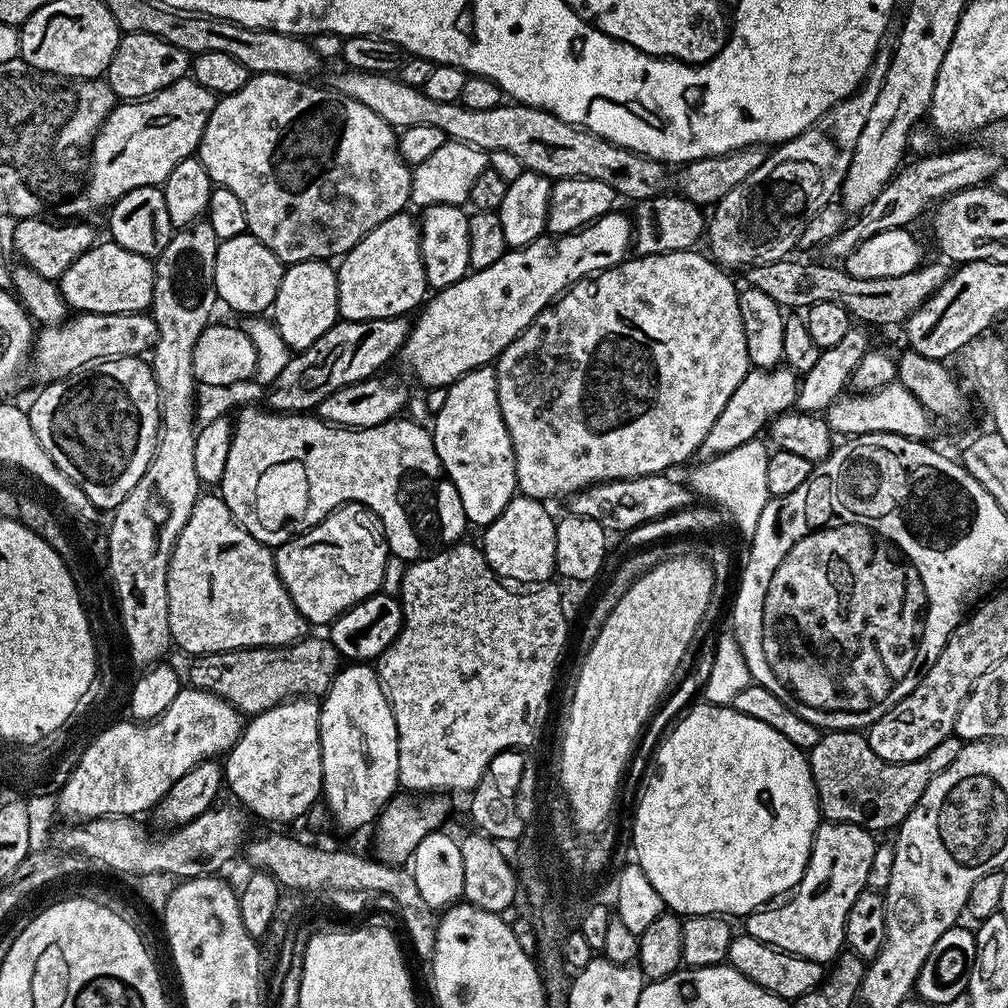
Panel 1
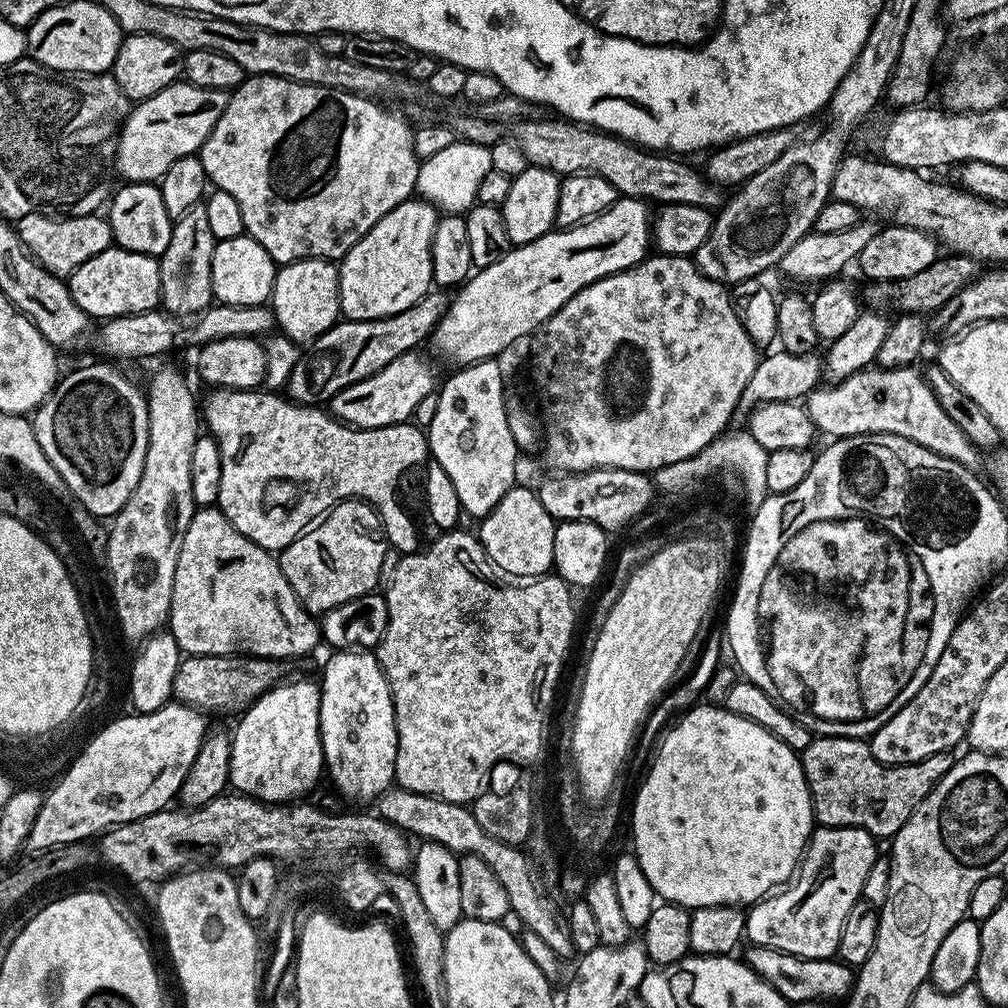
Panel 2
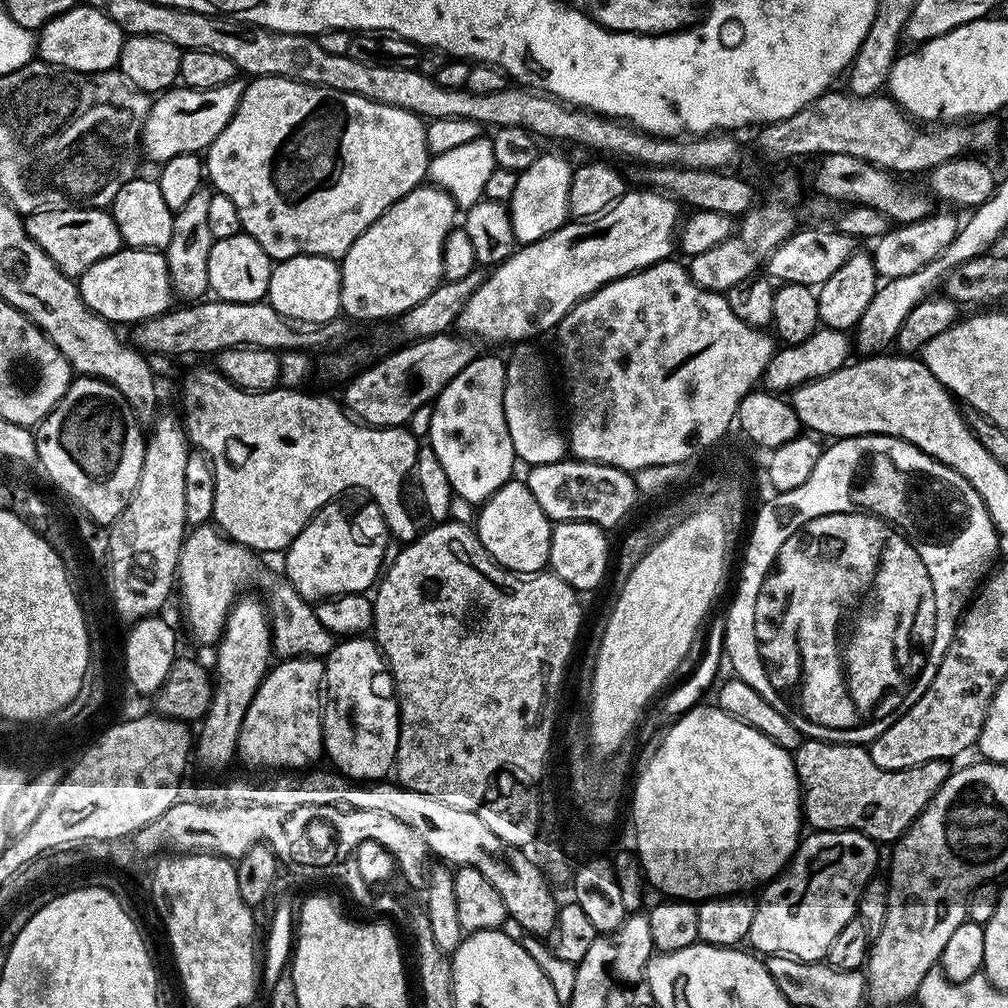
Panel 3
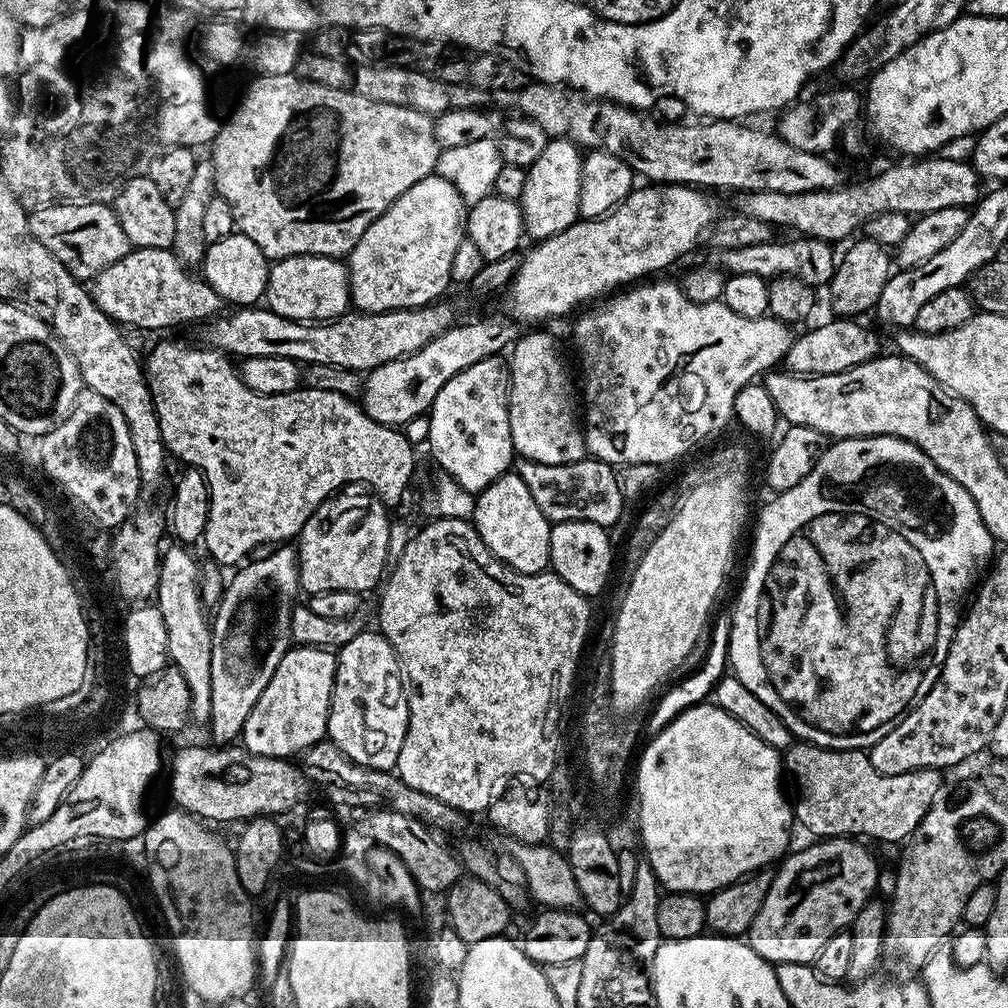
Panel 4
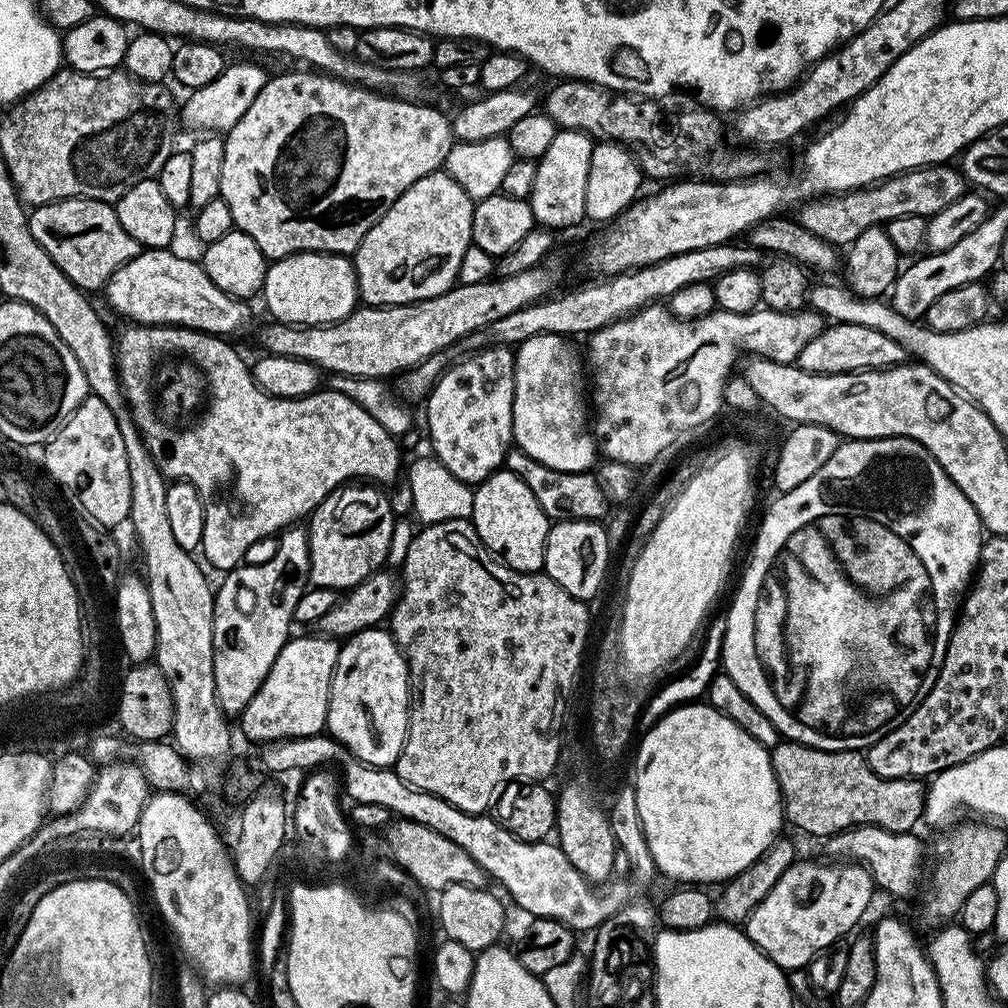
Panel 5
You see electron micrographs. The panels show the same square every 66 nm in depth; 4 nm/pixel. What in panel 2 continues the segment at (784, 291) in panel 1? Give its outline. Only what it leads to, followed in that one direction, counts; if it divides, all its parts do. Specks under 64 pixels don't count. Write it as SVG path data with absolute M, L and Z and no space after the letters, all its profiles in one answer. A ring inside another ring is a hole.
M948 254L945 260L937 258L932 265L924 270L919 270L912 277L906 277L901 280L874 280L864 285L862 288L862 300L869 309L888 310L893 304L900 314L935 314L944 307L950 298L957 296L961 290L977 279L982 272L981 261L972 257Z

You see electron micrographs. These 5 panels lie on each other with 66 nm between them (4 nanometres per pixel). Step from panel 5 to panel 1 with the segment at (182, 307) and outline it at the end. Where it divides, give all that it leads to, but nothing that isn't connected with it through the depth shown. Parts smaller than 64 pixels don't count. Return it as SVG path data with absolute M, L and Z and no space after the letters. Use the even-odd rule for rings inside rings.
M113 240L98 242L70 265L59 281L64 302L77 313L132 313L152 305L155 267L153 261L120 247Z

